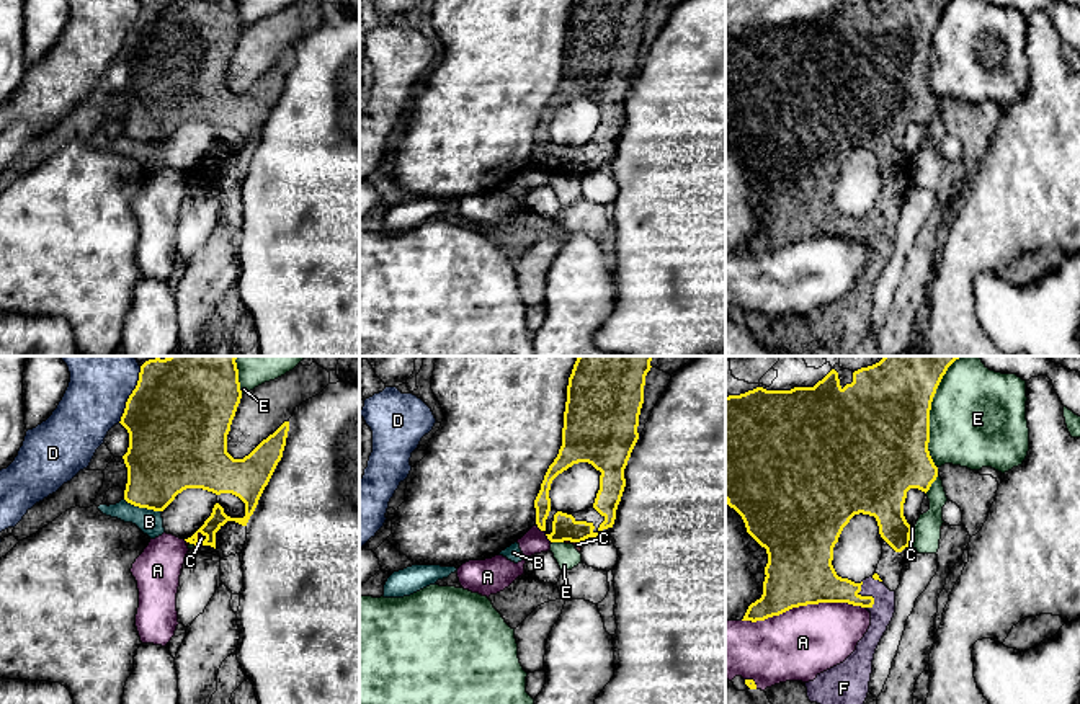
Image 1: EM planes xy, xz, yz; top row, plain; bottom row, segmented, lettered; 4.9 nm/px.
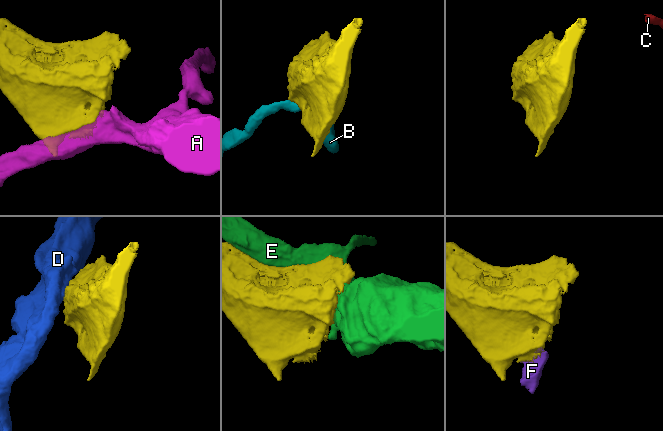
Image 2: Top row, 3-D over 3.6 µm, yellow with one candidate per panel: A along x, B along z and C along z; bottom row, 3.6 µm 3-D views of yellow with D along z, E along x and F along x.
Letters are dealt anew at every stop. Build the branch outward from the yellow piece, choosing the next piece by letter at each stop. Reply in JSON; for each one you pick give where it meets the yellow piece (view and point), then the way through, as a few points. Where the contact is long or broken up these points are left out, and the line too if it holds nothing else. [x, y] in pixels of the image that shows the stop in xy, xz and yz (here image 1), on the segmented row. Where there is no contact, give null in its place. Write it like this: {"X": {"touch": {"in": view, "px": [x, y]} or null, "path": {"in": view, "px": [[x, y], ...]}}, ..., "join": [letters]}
{"F": {"touch": {"in": "yz", "px": [866, 597]}}, "join": ["F"]}

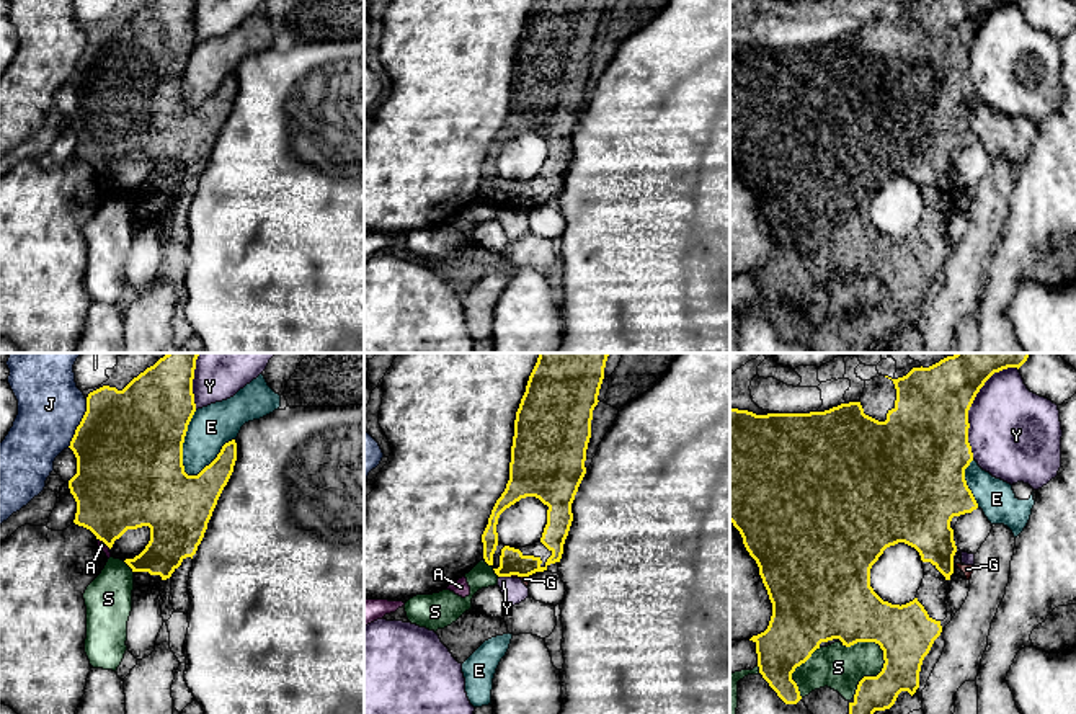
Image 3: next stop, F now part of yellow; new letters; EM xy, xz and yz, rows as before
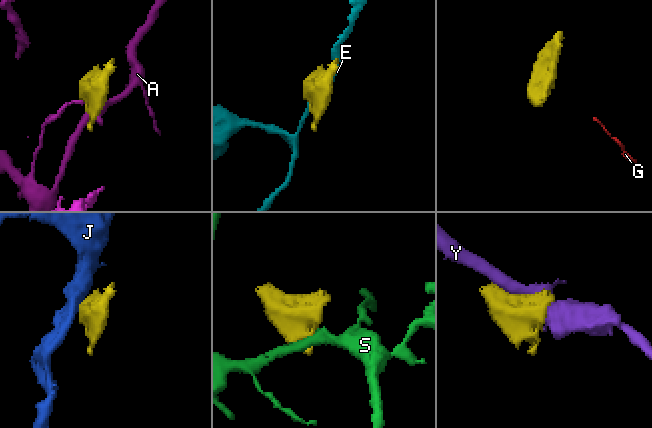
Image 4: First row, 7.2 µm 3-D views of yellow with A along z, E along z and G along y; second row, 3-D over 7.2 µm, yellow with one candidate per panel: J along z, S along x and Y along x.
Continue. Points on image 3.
{"join": []}

